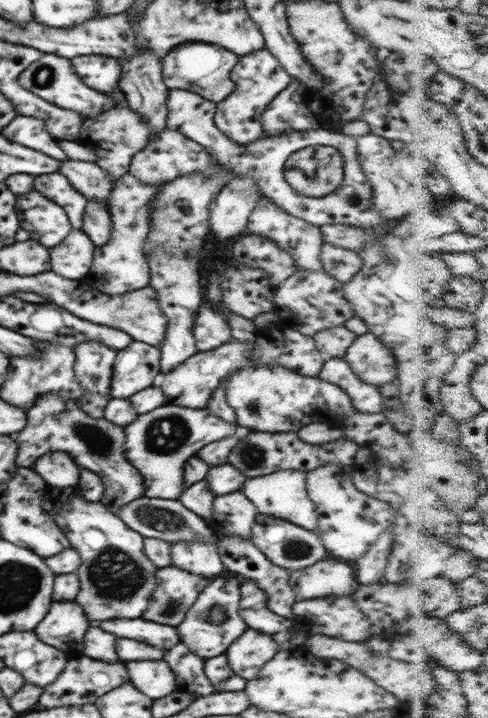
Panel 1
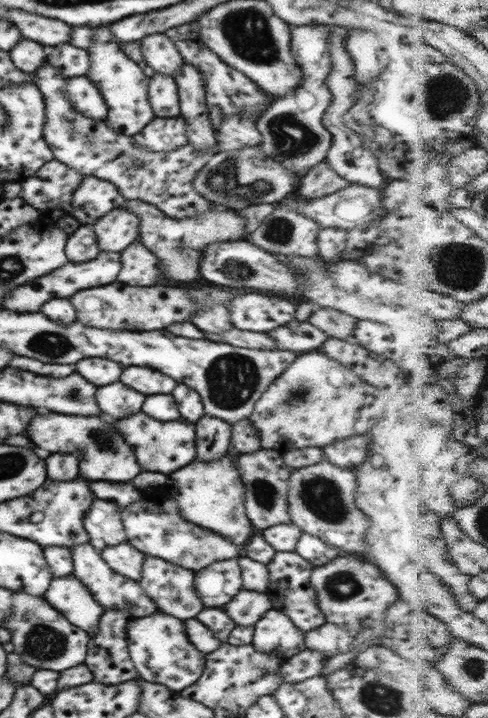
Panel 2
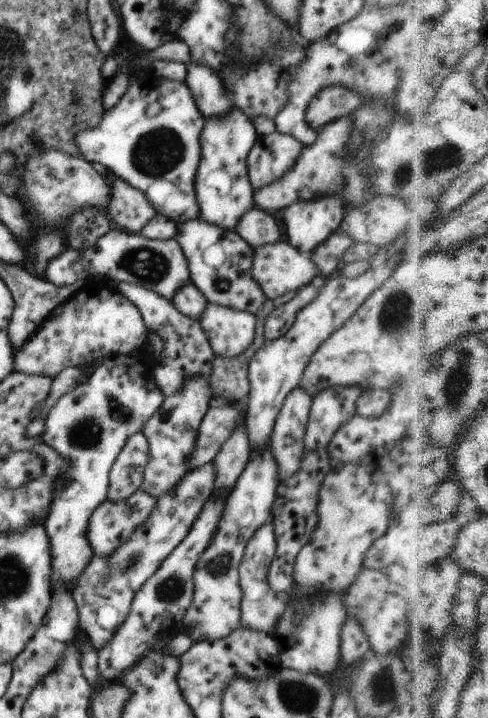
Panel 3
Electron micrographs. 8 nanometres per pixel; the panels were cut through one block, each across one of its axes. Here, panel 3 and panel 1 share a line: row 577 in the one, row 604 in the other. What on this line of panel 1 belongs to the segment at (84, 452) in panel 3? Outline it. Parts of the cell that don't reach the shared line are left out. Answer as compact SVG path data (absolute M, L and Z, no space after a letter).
M74 601L53 602L34 631L46 644L70 657L82 654L84 634L92 624L80 604Z

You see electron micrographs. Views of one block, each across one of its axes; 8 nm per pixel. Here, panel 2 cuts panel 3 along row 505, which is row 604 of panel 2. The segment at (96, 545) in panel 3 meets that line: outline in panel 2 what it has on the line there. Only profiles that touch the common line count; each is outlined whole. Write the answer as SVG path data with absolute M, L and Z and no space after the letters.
M80 543L70 549L73 558L73 575L88 587L105 611L112 608L128 610L132 618L148 616L159 611L156 604L142 591L140 583L114 572L100 557L100 552L90 543Z

